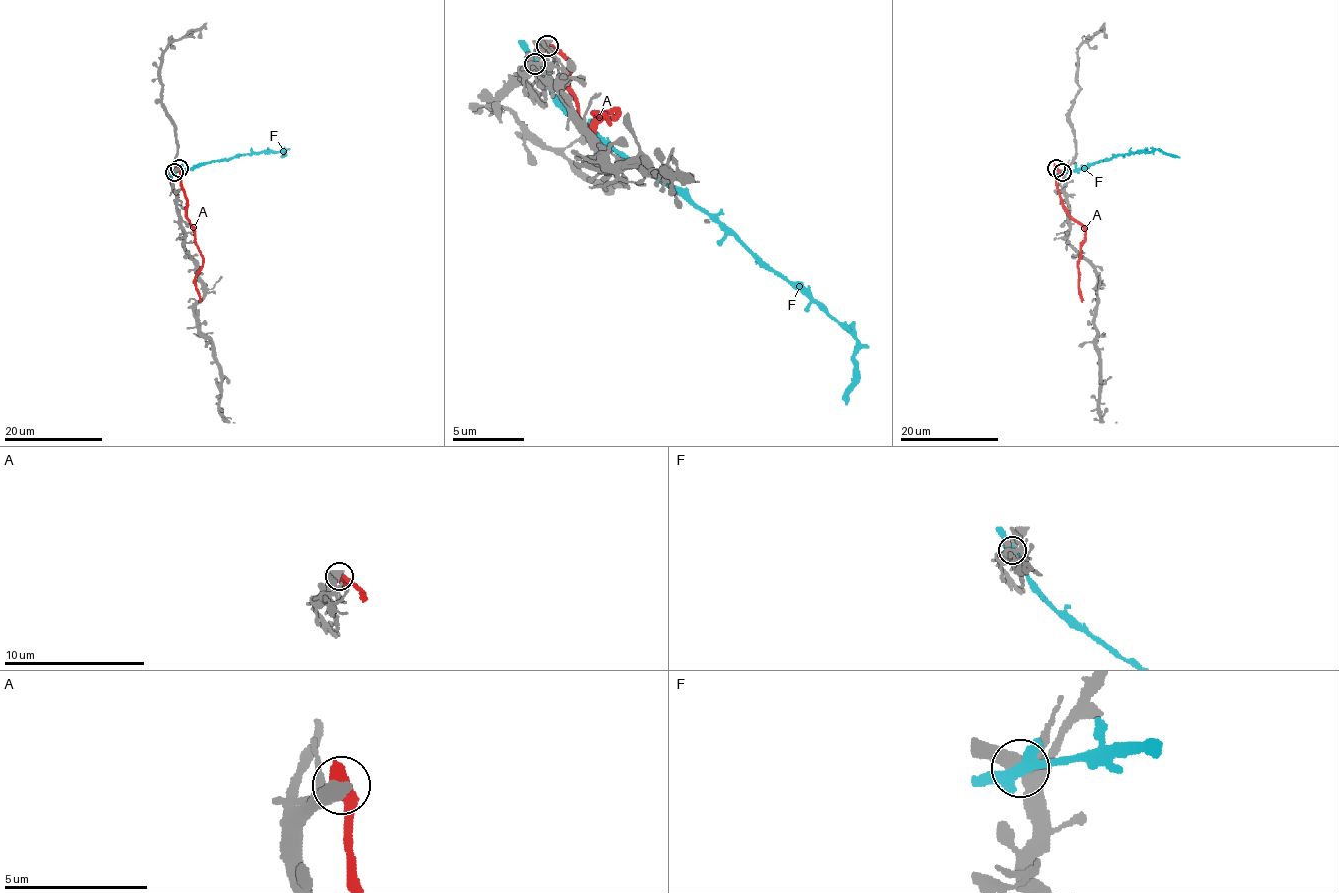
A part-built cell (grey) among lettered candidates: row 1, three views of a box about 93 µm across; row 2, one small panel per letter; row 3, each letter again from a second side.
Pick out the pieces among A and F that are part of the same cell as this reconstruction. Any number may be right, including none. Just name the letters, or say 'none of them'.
none of them

